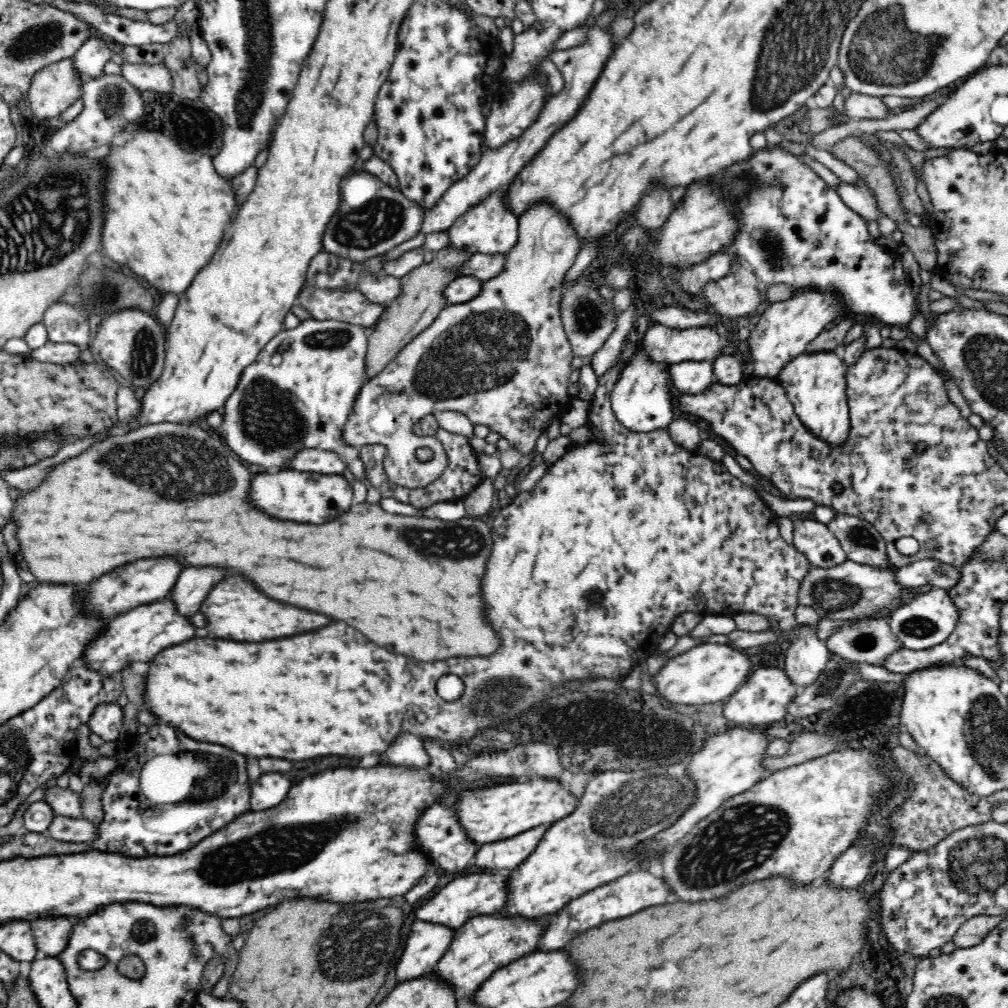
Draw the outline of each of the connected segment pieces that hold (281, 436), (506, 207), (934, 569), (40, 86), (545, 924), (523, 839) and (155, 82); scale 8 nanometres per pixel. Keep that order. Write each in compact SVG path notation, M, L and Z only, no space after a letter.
M302 320L301 325L295 329L284 328L242 372L236 390L226 400L219 436L231 452L246 460L248 464L257 466L259 470L271 472L286 469L288 462L294 460L298 452L314 449L334 451L347 466L350 479L366 485L366 502L380 505L383 496L380 489L369 482L364 461L358 454L359 449L343 444L341 439L344 425L348 422L356 406L356 400L367 383L368 336L366 330L359 326L336 320Z
M507 186L498 187L485 194L482 202L472 204L450 228L450 246L474 253L506 253L518 242L518 218L511 207Z
M924 559L896 569L896 579L907 587L932 586L942 590L952 590L962 580L960 568L934 559Z
M70 58L40 70L30 84L28 102L34 116L54 120L80 98L82 76Z
M484 914L468 919L454 934L454 940L432 973L446 979L458 994L474 995L494 972L538 949L540 938L550 928L552 915L528 918L522 915Z
M537 827L514 838L485 844L483 850L476 853L473 868L481 871L518 868L534 852L546 830L548 827Z
M125 60L121 64L120 73L130 84L134 84L141 91L172 92L173 90L169 70L164 64L148 66L147 64L132 64Z

